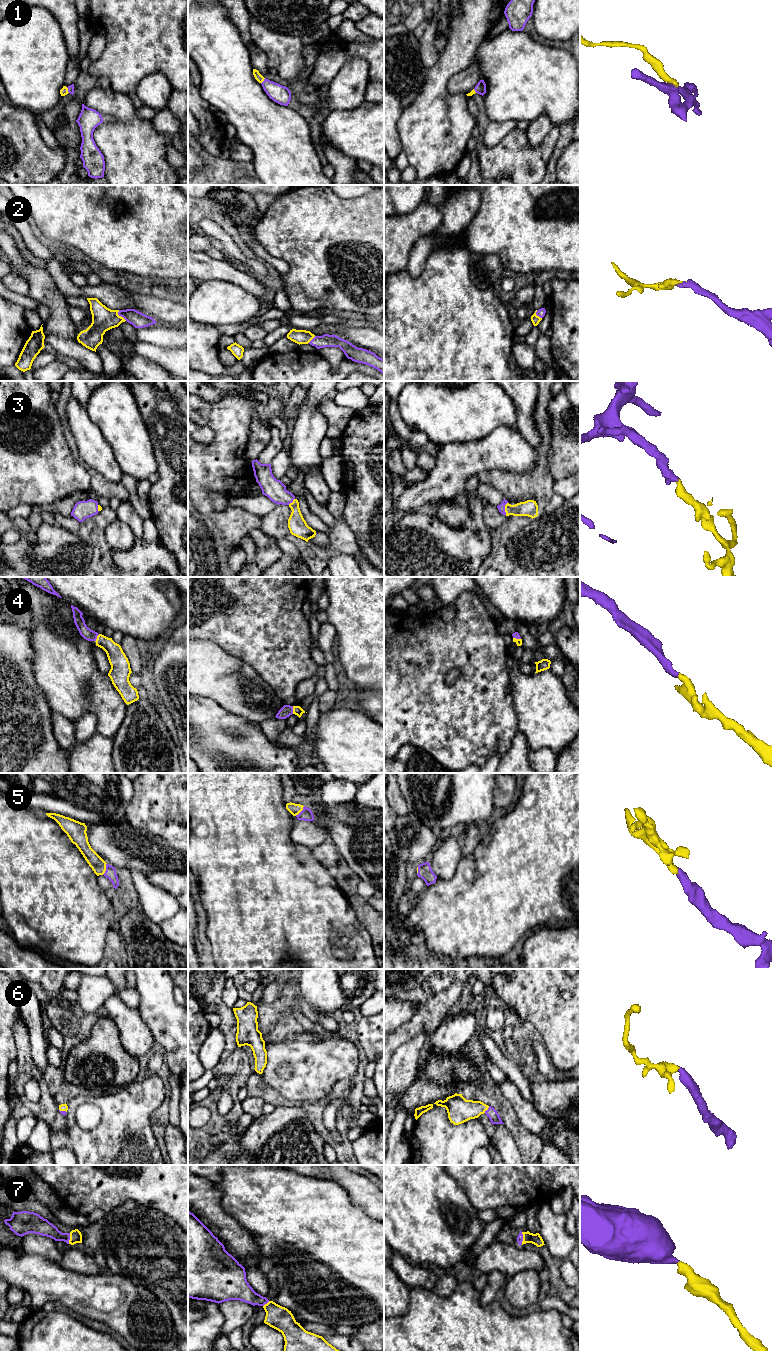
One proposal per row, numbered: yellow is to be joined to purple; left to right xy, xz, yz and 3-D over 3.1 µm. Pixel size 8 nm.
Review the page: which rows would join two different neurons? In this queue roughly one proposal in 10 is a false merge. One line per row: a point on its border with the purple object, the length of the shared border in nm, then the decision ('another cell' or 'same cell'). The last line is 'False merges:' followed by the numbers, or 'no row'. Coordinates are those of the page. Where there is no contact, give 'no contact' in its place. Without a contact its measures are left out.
1: contact xz (263, 81); length 60 nm; same cell
2: contact xy (120, 315); length 110 nm; same cell
3: contact yz (504, 508); length 110 nm; same cell
4: contact xz (292, 710); length 60 nm; same cell
5: contact xy (106, 869); length 100 nm; same cell
6: contact yz (488, 1109); length 70 nm; same cell
7: contact yz (522, 1238); length 100 nm; same cell
False merges: no row

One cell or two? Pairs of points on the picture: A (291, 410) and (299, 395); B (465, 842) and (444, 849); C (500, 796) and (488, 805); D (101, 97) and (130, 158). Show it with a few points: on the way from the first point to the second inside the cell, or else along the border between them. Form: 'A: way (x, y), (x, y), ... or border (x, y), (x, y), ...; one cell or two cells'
A: way (292, 406), (296, 399); one cell
B: border (456, 838), (462, 856); two cells
C: border (495, 783), (494, 806); two cells
D: way (116, 112), (127, 123), (129, 143); one cell

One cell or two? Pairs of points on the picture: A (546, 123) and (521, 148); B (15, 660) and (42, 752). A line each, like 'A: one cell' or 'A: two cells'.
A: two cells
B: one cell

